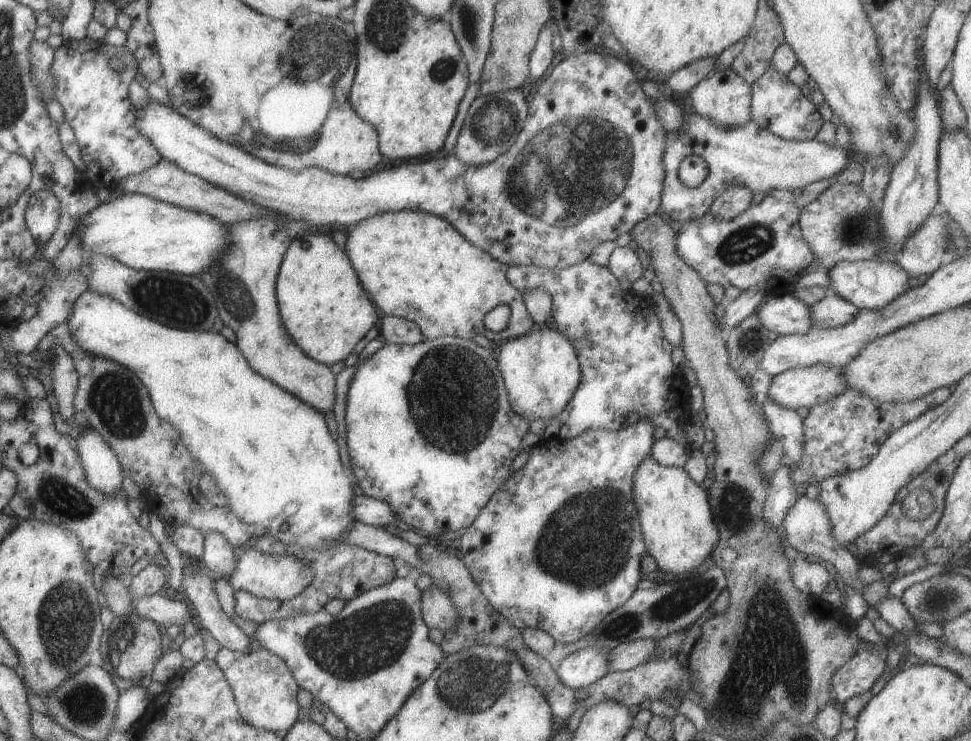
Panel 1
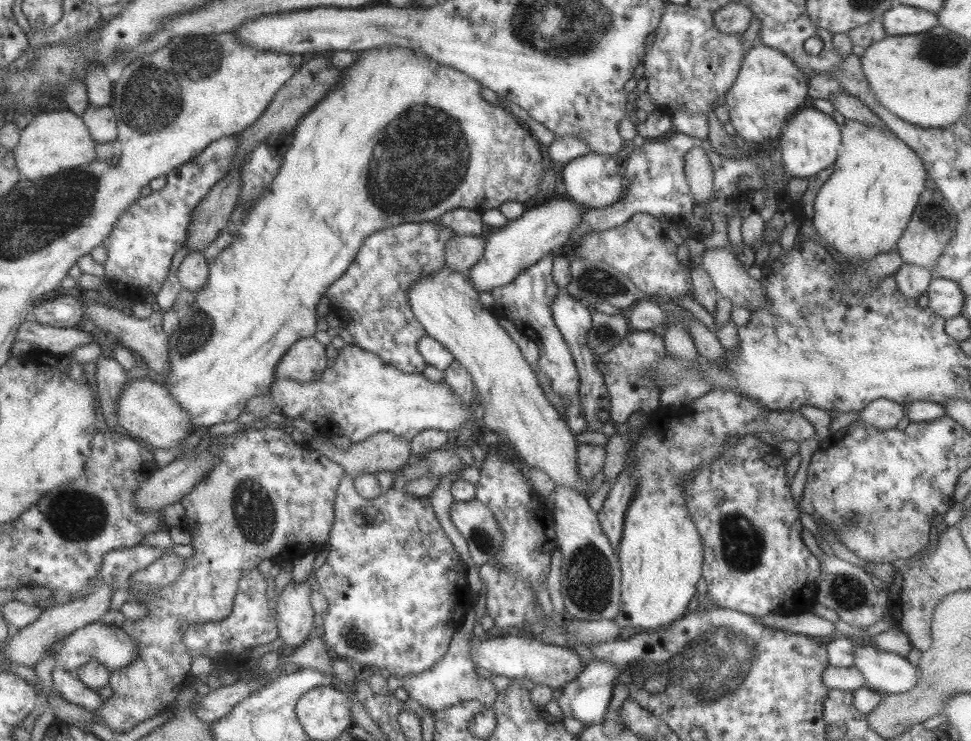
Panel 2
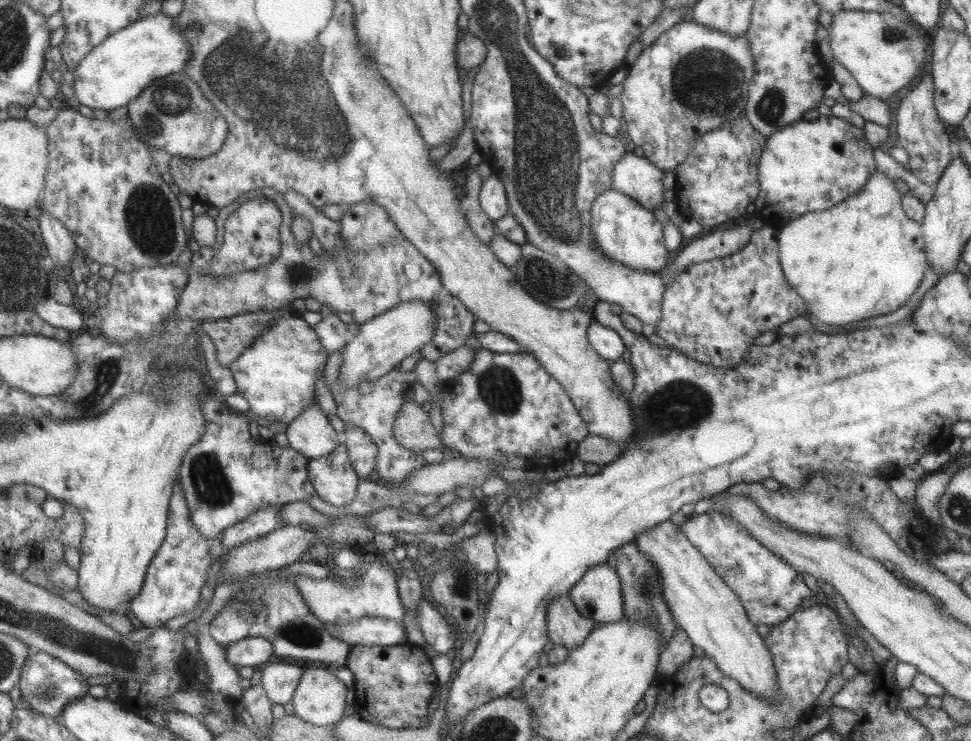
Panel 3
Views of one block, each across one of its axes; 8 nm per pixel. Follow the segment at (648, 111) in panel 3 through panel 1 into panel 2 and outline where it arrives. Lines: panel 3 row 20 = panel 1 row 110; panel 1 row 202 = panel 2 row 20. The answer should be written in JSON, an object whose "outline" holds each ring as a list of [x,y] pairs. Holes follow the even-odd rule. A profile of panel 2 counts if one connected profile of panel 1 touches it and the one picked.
{"outline":[[[673,2],[667,3],[665,8],[665,13],[662,15],[661,23],[659,28],[655,31],[656,37],[654,37],[654,42],[648,46],[645,54],[645,78],[647,79],[647,91],[651,96],[651,99],[657,104],[657,109],[661,110],[663,113],[671,115],[674,111],[684,111],[688,114],[692,113],[706,113],[710,110],[710,105],[715,101],[717,96],[725,94],[725,92],[733,85],[734,80],[738,76],[743,58],[745,57],[743,53],[742,38],[744,33],[738,35],[724,35],[718,32],[716,26],[713,23],[713,12],[706,10],[705,8],[692,8],[688,4],[674,4]]]}

